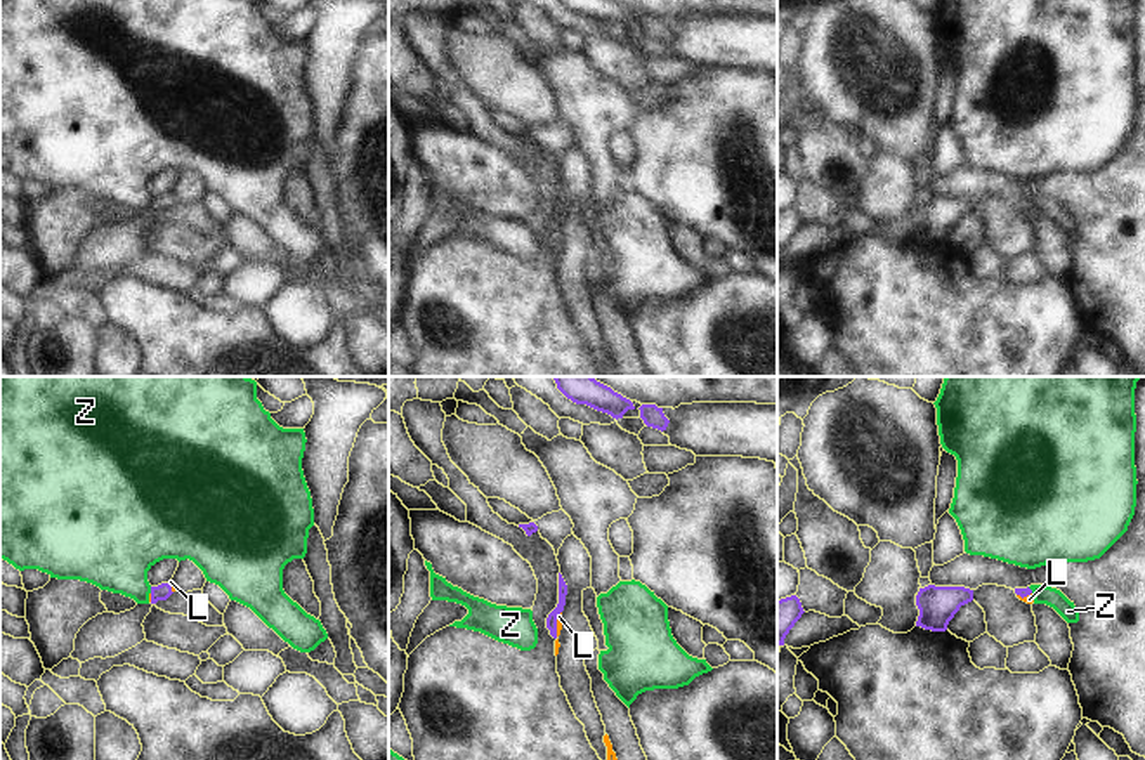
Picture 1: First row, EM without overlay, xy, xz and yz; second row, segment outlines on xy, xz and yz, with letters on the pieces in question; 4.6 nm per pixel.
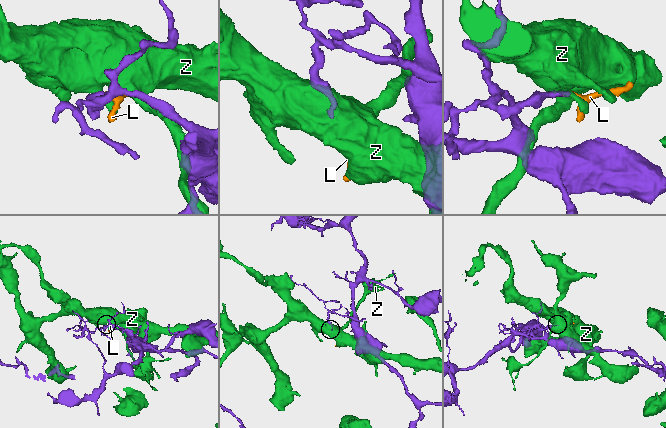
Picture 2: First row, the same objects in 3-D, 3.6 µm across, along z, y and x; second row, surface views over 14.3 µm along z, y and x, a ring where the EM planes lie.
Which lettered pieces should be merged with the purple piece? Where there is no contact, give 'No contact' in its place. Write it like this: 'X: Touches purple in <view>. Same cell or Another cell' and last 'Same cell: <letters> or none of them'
L: Touches purple in xz. Same cell
Z: Touches purple in xy. Another cell
Same cell: L.

